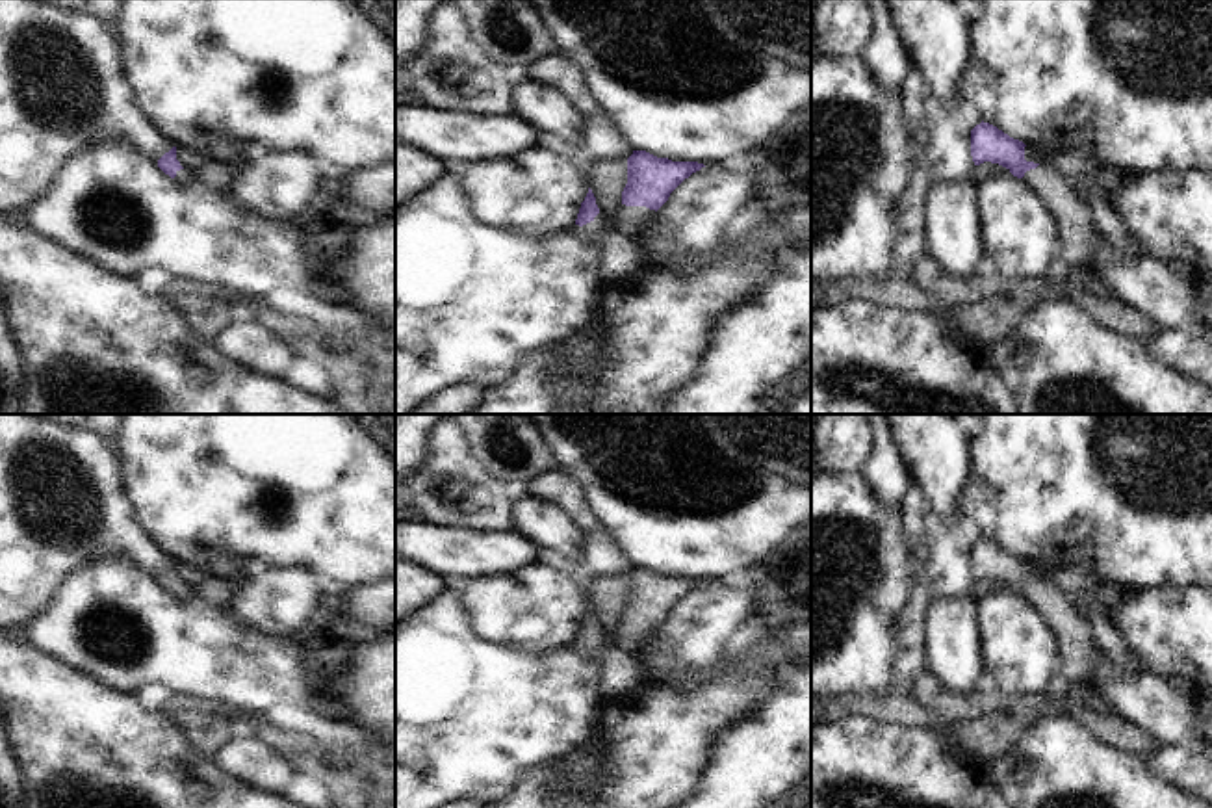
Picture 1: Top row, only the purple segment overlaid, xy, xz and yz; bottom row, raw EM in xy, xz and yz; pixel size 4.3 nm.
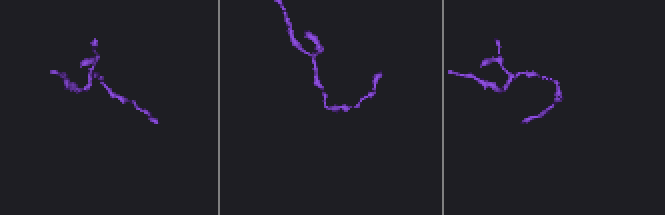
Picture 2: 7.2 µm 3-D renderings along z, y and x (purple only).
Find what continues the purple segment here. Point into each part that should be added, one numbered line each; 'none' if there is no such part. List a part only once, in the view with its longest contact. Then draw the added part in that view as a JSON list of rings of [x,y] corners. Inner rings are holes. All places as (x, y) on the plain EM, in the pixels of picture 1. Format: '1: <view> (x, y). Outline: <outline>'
1: xz (593, 647). Outline: [[[598,630],[590,639],[579,643],[575,641],[575,646],[590,659],[596,659],[600,661],[600,654],[603,650],[603,635],[601,632]]]

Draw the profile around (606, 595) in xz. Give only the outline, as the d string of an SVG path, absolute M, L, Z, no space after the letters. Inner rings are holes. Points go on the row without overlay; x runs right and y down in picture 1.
M627 574L592 578L587 594L603 635L603 648L609 648L614 645L614 632L627 600Z

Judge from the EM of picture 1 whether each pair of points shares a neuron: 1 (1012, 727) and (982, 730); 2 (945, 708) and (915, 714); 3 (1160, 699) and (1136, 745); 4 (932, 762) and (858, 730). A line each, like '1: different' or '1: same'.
1: same
2: different
3: different
4: same

